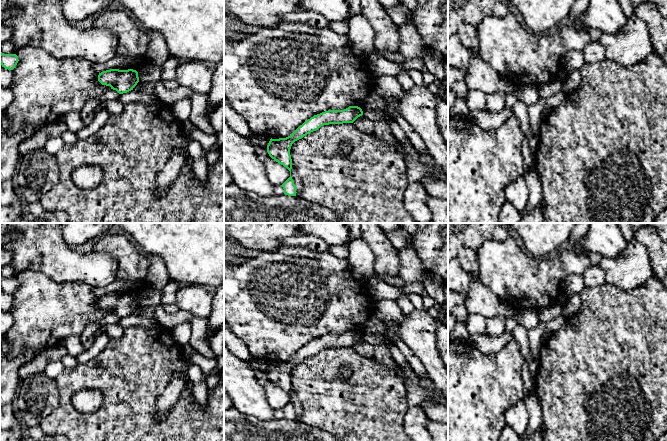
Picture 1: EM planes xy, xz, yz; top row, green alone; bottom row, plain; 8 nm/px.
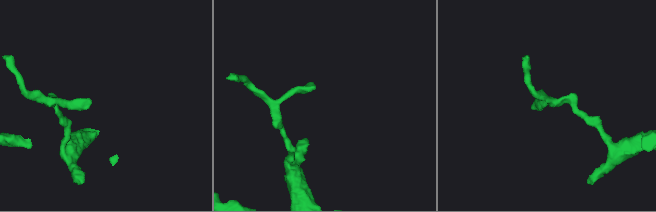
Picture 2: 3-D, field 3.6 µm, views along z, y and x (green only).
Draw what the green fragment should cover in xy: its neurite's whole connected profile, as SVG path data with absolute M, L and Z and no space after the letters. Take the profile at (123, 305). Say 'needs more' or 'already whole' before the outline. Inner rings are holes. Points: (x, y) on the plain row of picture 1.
already whole; M110 293L99 297L98 305L102 309L110 310L119 318L127 317L139 306L138 296L133 293Z

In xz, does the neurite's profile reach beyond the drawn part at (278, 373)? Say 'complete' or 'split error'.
complete

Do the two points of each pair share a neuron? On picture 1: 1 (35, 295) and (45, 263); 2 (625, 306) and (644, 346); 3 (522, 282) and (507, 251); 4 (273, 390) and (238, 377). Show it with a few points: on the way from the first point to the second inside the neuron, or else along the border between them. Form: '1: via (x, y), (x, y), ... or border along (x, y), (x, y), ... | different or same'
1: border along (19, 272), (34, 270), (53, 280), (64, 282) | different
2: via (625, 316), (625, 327), (634, 336) | same
3: via (514, 274), (507, 267), (507, 259) | same
4: border along (263, 388), (266, 401), (274, 409) | different

